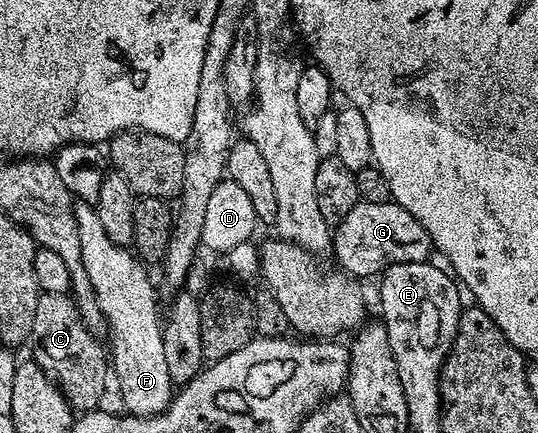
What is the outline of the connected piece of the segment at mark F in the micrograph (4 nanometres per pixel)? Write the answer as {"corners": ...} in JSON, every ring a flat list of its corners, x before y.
{"corners":[[76,206,75,216,81,237,83,264,109,331,111,327,113,375,119,378,122,410,133,415,160,415,171,403,173,384,169,377,169,365,165,365,159,303,155,300,155,287,147,276,148,268,128,248,119,247,109,239,109,233,105,233,105,225,101,225,99,212,94,206]]}

